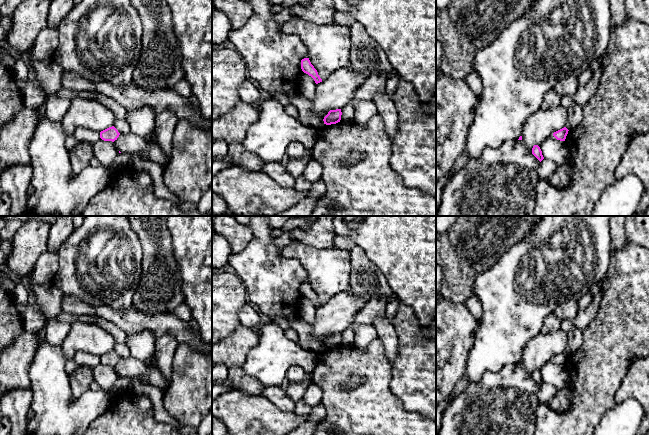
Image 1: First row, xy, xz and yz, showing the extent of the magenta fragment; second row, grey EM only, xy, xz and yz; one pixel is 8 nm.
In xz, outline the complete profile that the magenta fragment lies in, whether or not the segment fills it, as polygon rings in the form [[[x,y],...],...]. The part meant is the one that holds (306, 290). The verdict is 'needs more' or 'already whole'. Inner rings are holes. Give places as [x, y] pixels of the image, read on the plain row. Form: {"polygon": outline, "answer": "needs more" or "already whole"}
{"polygon": [[[304,282],[304,283],[301,284],[301,293],[302,293],[302,295],[304,297],[306,297],[309,300],[311,300],[314,303],[316,308],[322,306],[322,303],[318,299],[317,294],[311,288],[309,282]]], "answer": "already whole"}

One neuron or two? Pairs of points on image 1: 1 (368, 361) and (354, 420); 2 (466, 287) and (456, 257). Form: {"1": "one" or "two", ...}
{"1": "one", "2": "one"}

